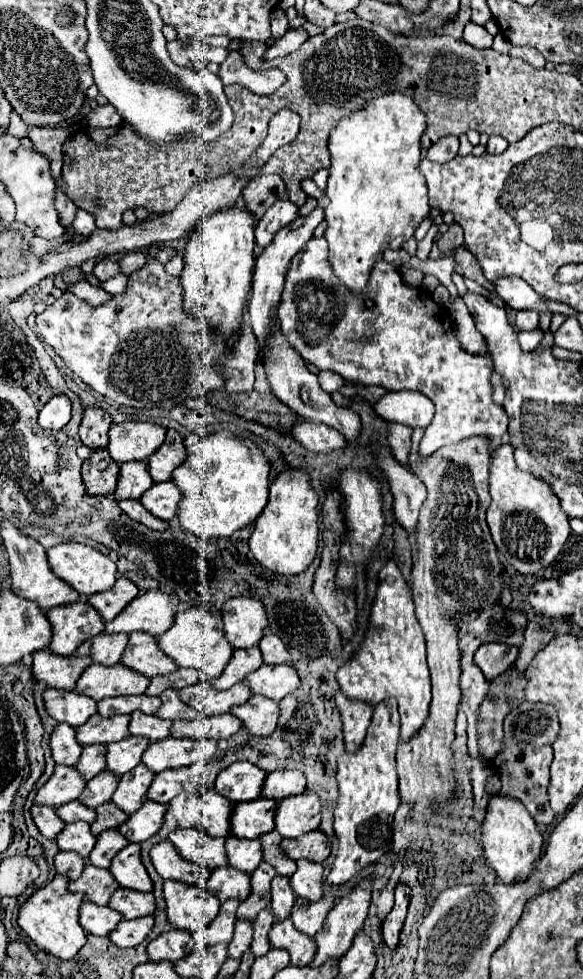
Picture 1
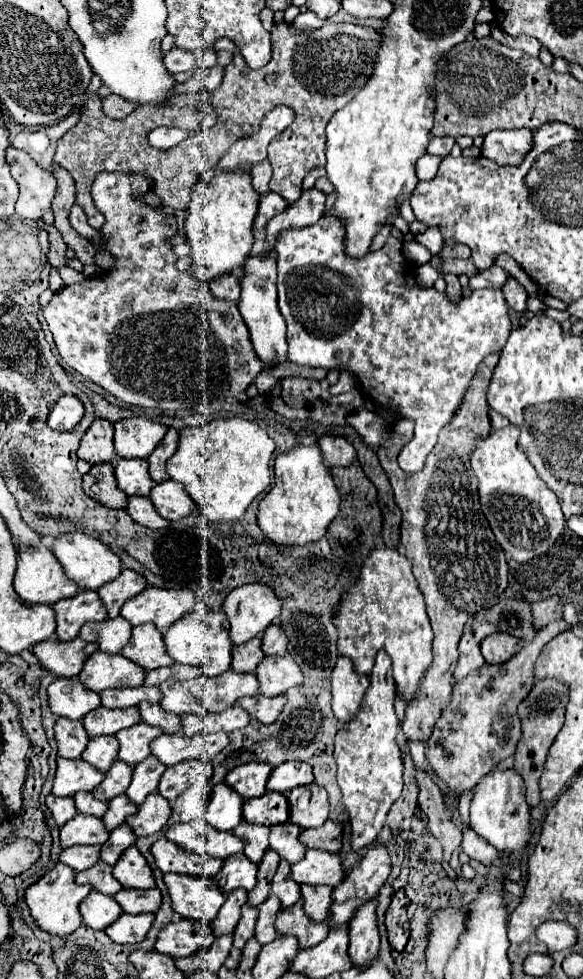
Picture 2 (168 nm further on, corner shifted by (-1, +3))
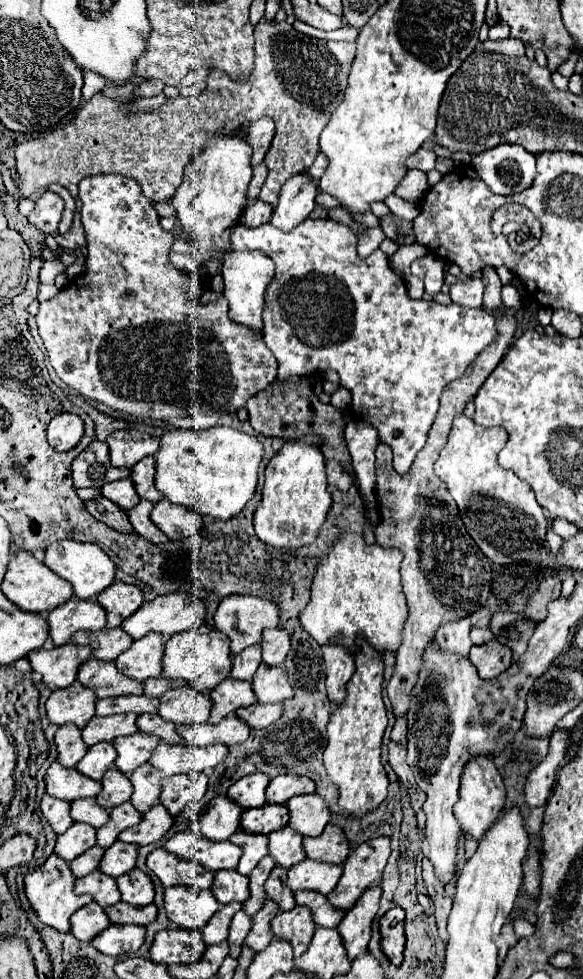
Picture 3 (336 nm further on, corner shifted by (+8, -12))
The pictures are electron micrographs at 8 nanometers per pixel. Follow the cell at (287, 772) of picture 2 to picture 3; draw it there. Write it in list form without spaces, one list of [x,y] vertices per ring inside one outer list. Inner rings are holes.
[[[282,774],[270,782],[270,786],[266,790],[266,800],[270,804],[284,804],[292,796],[312,794],[312,792],[316,792],[314,780],[310,780],[306,776],[296,776],[296,774]]]

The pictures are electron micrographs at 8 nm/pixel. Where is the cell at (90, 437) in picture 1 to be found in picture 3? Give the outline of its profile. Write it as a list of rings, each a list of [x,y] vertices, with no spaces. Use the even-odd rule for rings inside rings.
[[[94,440],[74,462],[72,462],[72,480],[74,488],[102,488],[108,482],[128,478],[128,468],[114,468],[108,458],[106,442]]]

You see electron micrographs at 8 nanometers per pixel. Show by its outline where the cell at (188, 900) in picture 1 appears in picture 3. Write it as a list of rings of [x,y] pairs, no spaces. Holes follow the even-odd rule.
[[[166,888],[164,904],[168,918],[186,928],[200,930],[220,908],[210,890],[202,888]]]

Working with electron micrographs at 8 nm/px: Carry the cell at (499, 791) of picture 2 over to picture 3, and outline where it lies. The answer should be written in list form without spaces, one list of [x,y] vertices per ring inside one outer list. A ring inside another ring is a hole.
[[[478,756],[466,764],[462,770],[462,786],[460,786],[460,800],[454,804],[454,814],[462,826],[462,830],[470,832],[474,838],[482,838],[484,832],[498,820],[502,814],[502,806],[506,800],[504,782],[494,766],[492,756]]]

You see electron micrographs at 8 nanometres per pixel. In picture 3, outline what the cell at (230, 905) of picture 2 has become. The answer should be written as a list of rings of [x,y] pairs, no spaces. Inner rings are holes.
[[[230,902],[226,906],[222,906],[206,924],[206,928],[202,928],[202,936],[204,936],[204,942],[210,946],[210,944],[218,944],[222,940],[228,938],[228,928],[230,928],[230,920],[232,916],[242,908],[240,902]]]

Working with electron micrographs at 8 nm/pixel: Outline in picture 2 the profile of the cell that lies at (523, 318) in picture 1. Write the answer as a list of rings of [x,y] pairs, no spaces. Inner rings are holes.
[[[513,277],[505,283],[503,293],[505,293],[507,305],[509,305],[515,313],[525,313],[525,311],[527,311],[527,299],[529,299],[529,295],[527,295],[527,291],[525,291]]]

